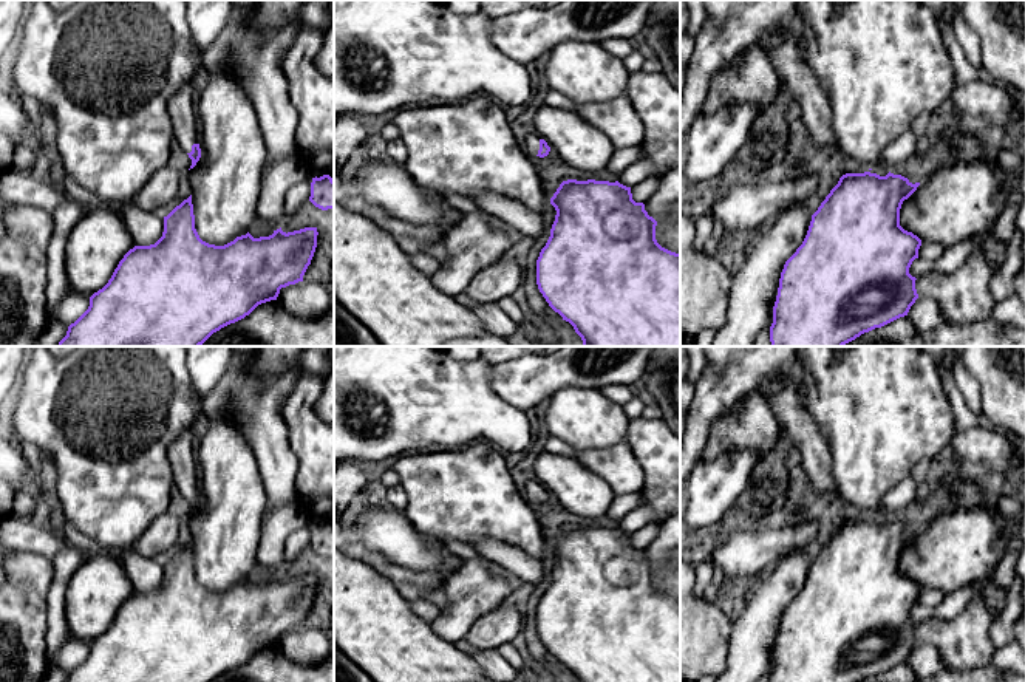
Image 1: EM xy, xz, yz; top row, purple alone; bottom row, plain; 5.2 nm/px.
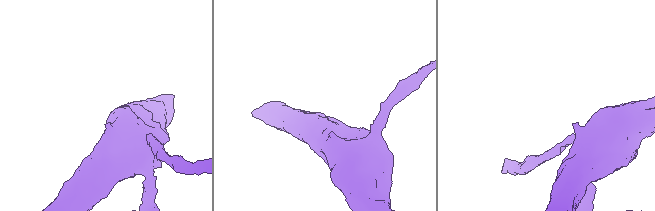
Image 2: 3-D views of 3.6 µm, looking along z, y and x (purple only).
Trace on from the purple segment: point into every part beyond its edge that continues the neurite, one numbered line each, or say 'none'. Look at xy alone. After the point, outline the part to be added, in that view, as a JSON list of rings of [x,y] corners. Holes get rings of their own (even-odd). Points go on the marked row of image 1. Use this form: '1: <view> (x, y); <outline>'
1: xy (183, 113); [[[184,85],[170,97],[170,121],[175,139],[186,153],[190,153],[192,145],[198,144],[198,118],[192,101],[192,85]]]

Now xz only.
1: xz (532, 143); [[[535,133],[529,135],[526,139],[526,153],[529,156],[536,156],[540,150],[540,136]]]

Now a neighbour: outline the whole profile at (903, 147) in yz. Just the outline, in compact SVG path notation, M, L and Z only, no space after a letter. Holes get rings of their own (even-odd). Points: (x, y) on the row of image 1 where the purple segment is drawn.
M912 130L894 139L880 155L877 169L890 170L917 155L917 139Z

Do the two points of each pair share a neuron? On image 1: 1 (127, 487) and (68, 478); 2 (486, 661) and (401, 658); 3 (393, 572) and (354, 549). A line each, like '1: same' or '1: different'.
1: same
2: different
3: same

